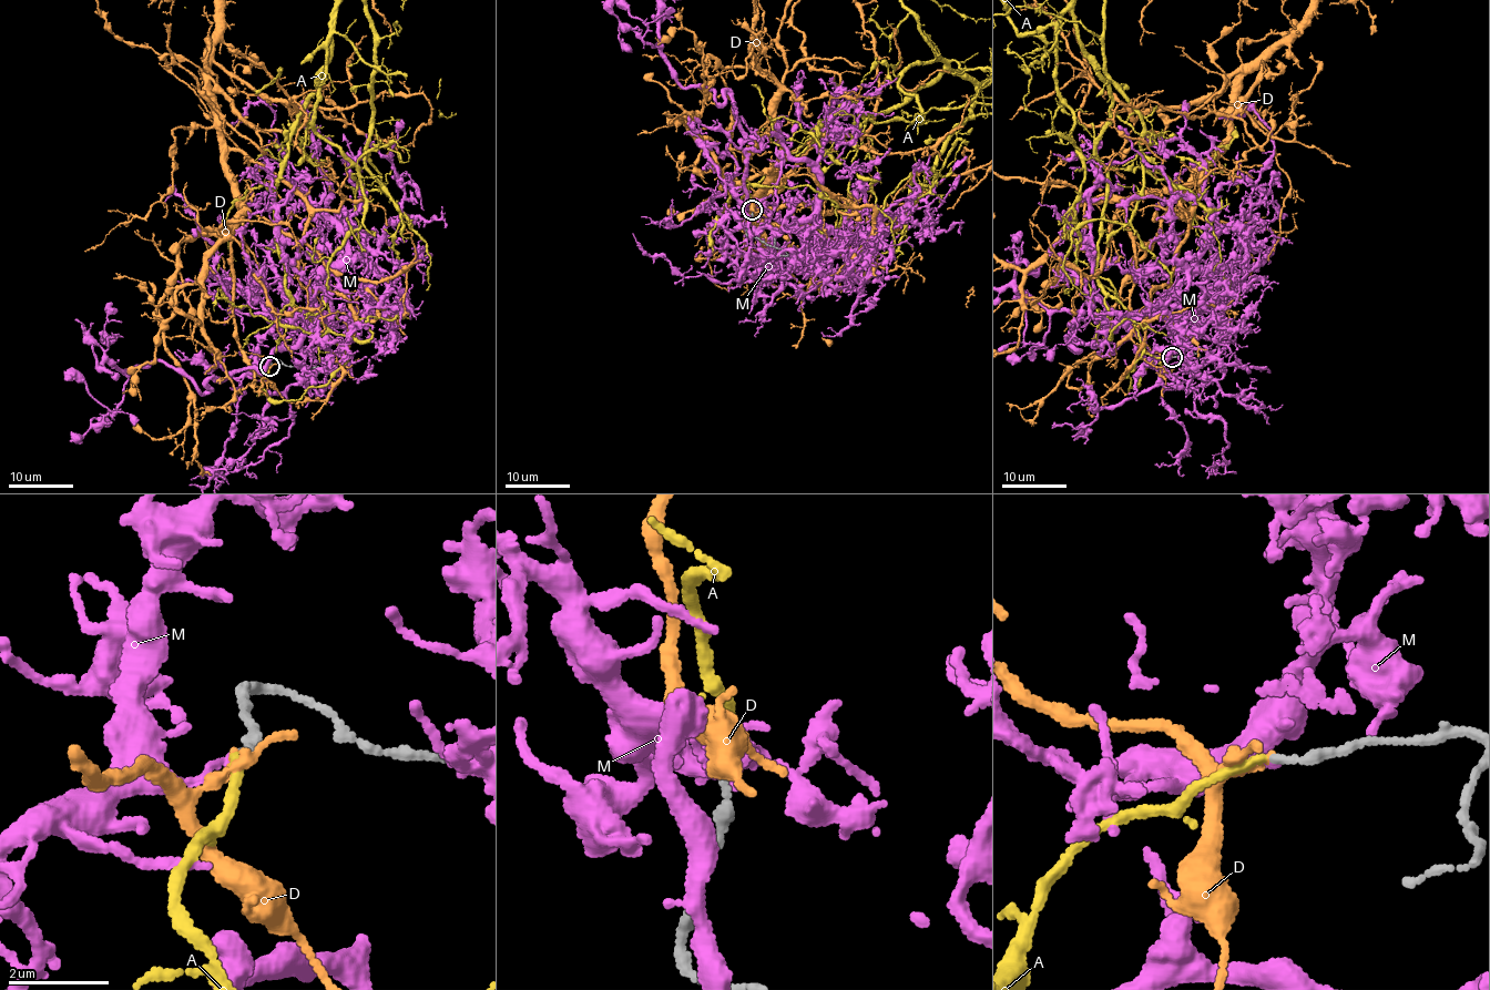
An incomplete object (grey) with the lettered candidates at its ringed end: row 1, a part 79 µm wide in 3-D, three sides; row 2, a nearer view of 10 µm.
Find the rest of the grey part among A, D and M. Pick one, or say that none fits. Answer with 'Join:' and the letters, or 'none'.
Join: A

